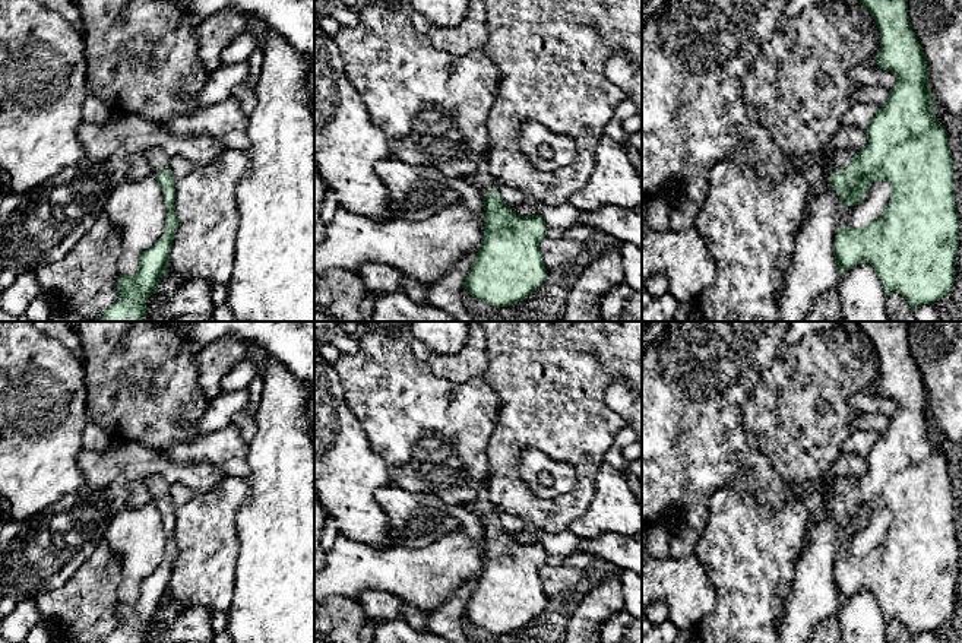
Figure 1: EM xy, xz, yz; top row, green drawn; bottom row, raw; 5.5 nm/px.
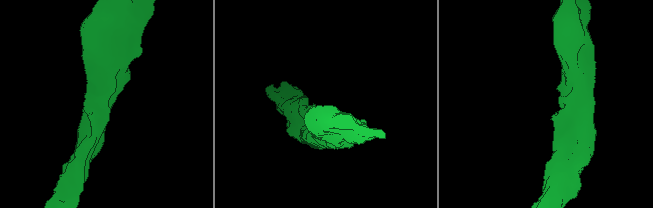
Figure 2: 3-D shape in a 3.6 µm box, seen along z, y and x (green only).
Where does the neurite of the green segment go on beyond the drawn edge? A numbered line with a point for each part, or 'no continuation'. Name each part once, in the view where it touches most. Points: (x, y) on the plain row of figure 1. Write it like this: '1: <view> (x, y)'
1: yz (838, 487)

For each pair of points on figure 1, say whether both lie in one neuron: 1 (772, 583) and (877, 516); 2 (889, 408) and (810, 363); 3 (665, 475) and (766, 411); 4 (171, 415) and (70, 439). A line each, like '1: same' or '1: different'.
1: different
2: different
3: different
4: different

